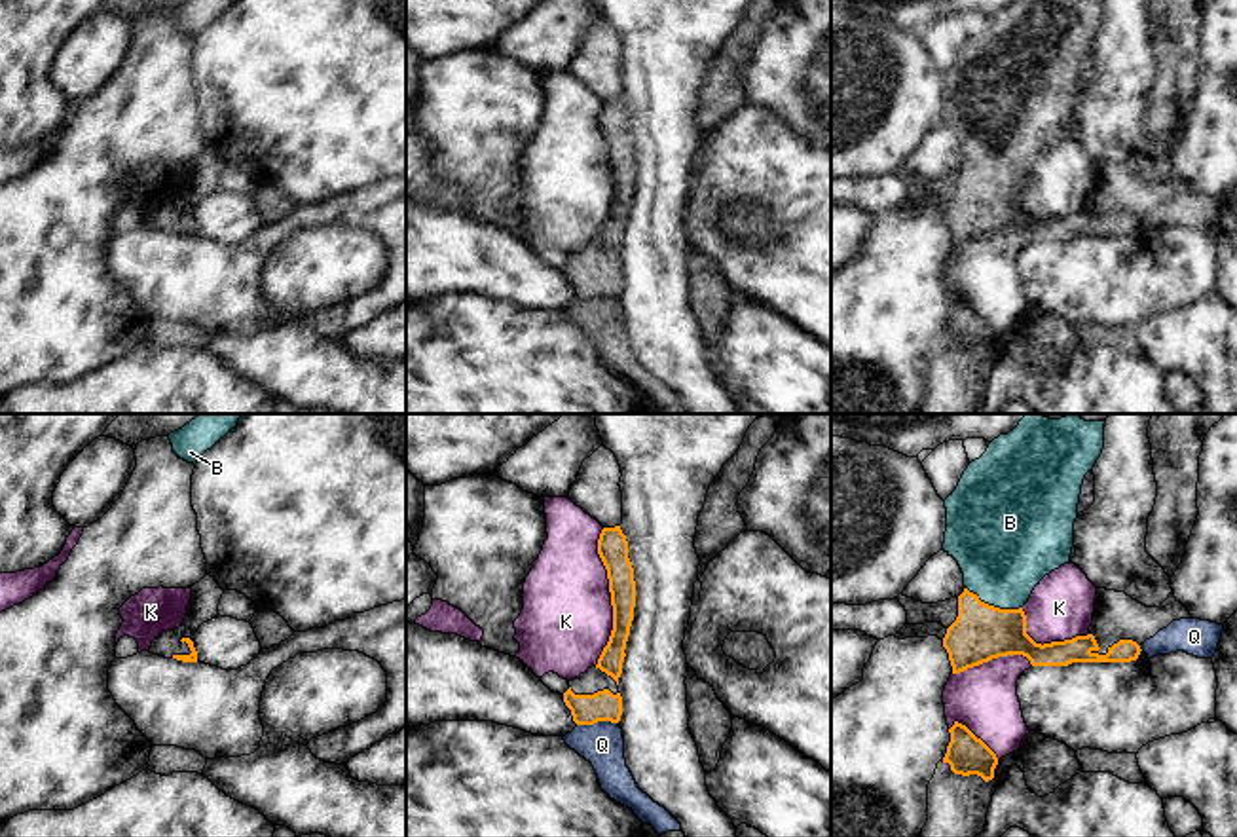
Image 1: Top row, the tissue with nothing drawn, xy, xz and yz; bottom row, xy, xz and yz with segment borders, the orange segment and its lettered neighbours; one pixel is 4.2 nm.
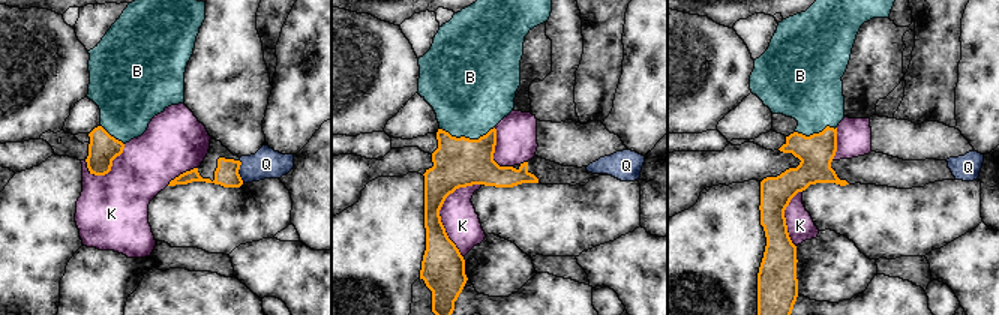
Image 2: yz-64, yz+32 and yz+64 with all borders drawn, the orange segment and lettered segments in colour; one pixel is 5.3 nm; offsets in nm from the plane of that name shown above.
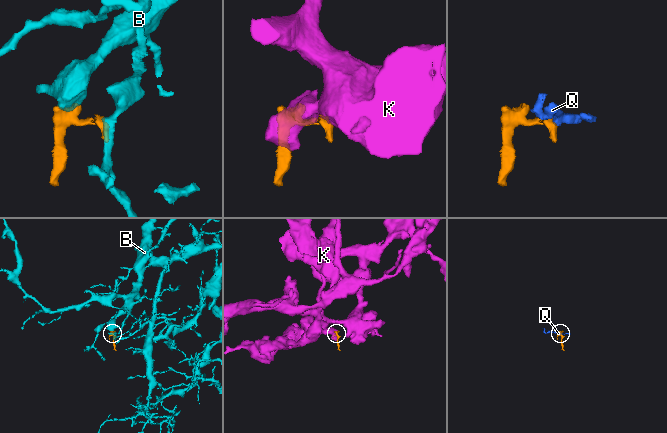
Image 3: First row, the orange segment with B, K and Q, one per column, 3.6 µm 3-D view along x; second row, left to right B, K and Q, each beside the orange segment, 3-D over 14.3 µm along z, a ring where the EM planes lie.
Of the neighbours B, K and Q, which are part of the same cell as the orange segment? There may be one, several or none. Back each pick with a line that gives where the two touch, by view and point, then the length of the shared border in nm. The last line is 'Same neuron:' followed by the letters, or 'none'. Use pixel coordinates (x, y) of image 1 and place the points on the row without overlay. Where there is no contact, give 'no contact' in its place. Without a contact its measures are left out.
B: contact yz (993, 181); length 260 nm
Same neuron: B

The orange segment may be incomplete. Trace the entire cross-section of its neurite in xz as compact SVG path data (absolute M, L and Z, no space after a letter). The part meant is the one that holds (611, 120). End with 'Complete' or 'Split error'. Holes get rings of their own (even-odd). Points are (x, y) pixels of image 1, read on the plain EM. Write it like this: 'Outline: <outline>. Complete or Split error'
Outline: M620 101L601 104L598 114L598 129L607 144L613 180L613 205L596 243L611 251L618 260L636 182L634 142L628 133L628 116Z. Complete.

